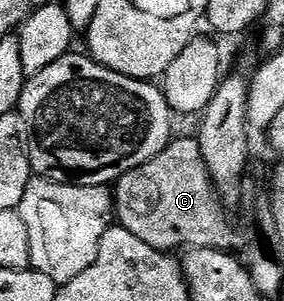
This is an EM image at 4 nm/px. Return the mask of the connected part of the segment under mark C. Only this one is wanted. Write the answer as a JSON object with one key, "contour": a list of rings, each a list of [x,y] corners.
{"contour":[[[172,137],[166,148],[157,152],[157,156],[153,156],[148,162],[137,168],[125,172],[125,176],[121,176],[118,182],[114,183],[113,197],[115,199],[114,217],[117,219],[118,225],[133,232],[133,236],[137,236],[137,240],[145,240],[145,244],[149,244],[149,248],[154,250],[175,252],[171,250],[213,248],[226,252],[239,252],[239,249],[247,242],[246,236],[231,226],[221,210],[223,206],[214,182],[211,181],[211,175],[205,168],[198,137]]]}

